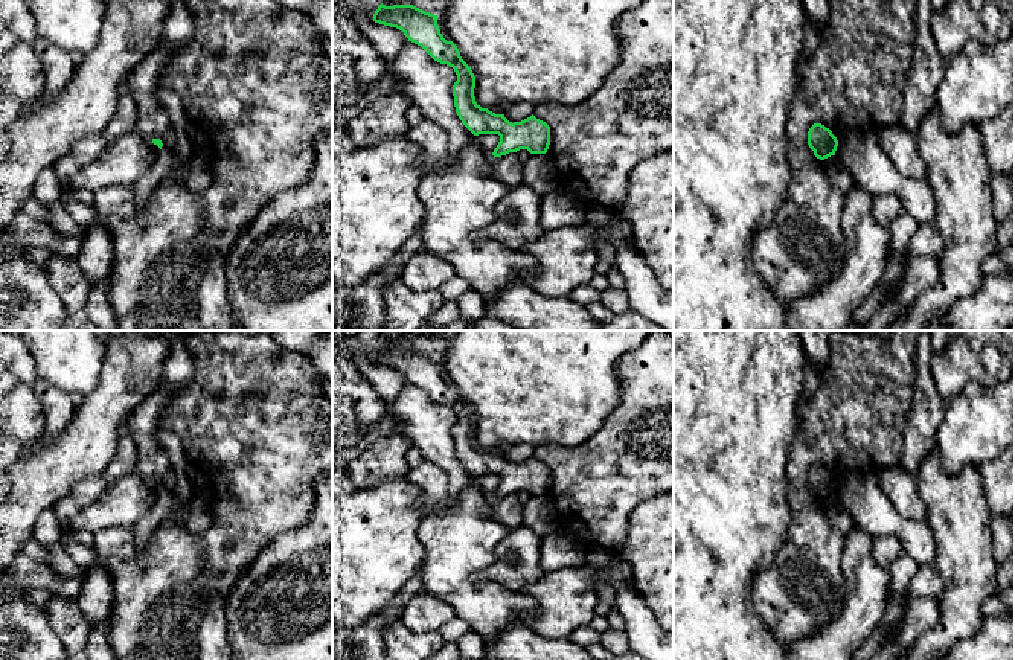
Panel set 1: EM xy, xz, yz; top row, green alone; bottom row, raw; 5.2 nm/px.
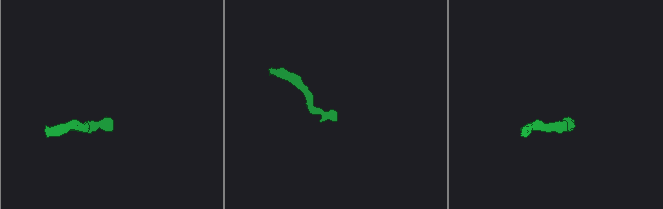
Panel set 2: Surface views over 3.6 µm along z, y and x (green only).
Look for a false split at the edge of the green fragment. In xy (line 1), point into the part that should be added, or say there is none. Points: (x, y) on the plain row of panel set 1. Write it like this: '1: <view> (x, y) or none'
1: none

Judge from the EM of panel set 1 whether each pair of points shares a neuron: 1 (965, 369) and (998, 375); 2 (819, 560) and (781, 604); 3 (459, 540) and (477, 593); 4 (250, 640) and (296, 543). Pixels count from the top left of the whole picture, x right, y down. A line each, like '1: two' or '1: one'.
1: one
2: one
3: one
4: one

